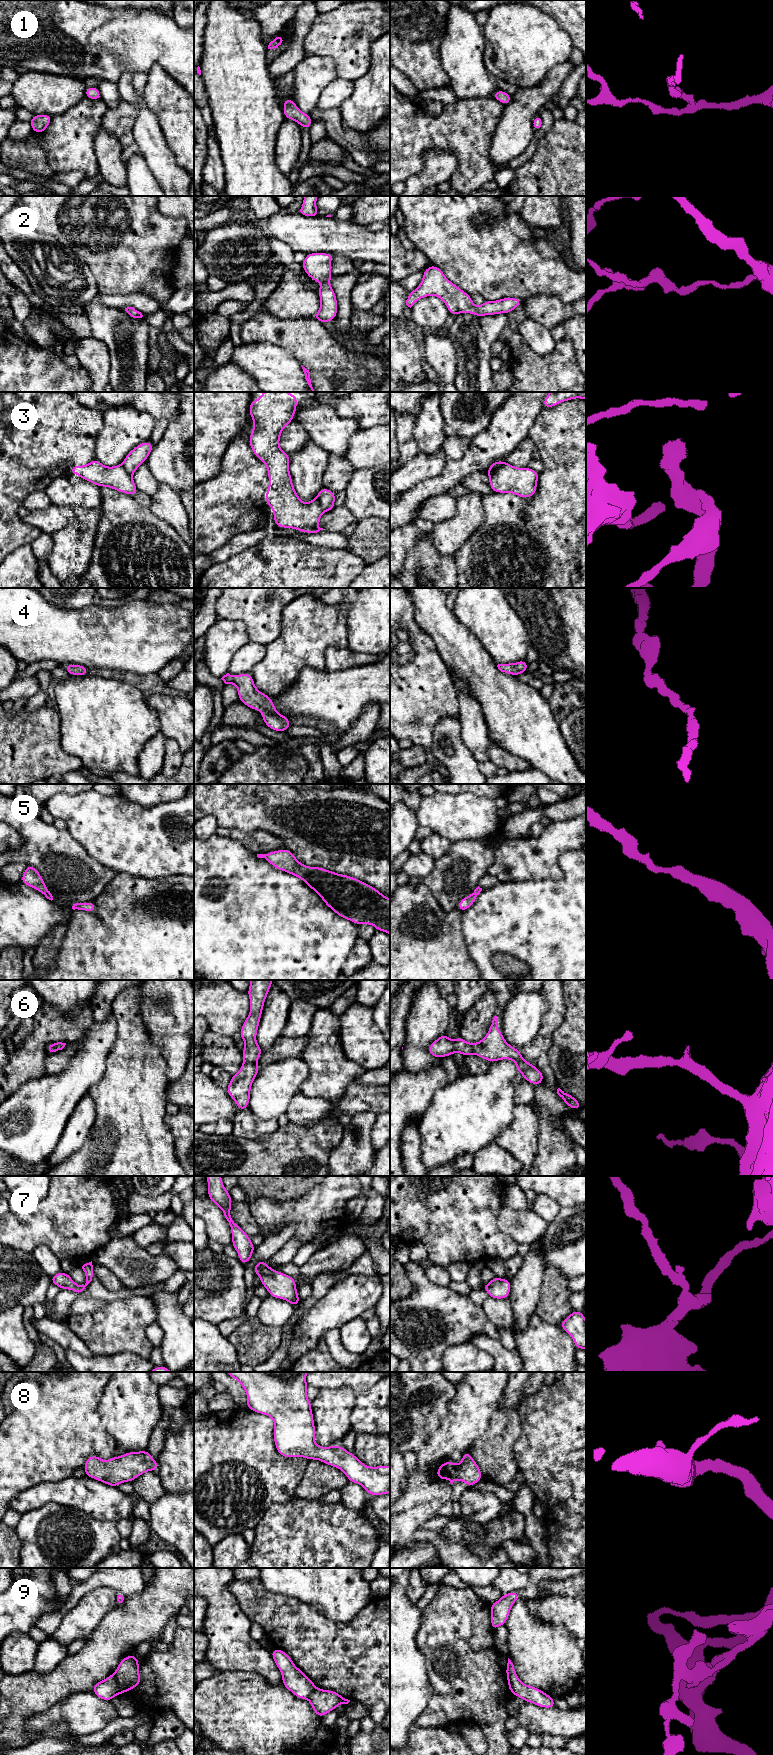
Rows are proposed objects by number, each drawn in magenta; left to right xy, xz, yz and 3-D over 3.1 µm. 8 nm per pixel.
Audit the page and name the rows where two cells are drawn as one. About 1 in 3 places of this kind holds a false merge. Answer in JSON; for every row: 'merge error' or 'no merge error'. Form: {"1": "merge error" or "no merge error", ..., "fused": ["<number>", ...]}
{"1": "no merge error", "2": "no merge error", "3": "merge error", "4": "no merge error", "5": "no merge error", "6": "no merge error", "7": "no merge error", "8": "no merge error", "9": "merge error", "fused": ["3", "9"]}

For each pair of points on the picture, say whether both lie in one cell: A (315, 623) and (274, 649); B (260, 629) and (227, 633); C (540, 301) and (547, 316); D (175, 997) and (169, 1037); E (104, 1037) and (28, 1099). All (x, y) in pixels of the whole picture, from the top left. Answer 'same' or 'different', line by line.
A: same
B: different
C: same
D: same
E: same

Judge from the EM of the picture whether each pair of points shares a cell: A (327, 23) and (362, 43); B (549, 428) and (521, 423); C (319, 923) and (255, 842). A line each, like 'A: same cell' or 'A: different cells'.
A: same cell
B: different cells
C: different cells

